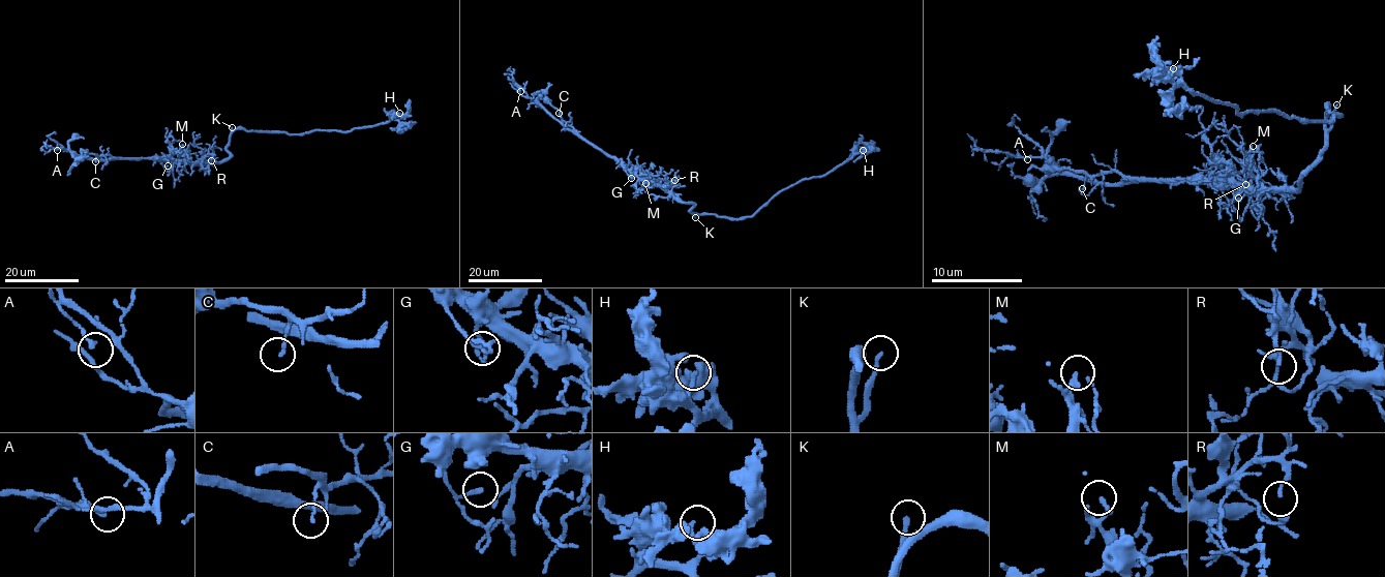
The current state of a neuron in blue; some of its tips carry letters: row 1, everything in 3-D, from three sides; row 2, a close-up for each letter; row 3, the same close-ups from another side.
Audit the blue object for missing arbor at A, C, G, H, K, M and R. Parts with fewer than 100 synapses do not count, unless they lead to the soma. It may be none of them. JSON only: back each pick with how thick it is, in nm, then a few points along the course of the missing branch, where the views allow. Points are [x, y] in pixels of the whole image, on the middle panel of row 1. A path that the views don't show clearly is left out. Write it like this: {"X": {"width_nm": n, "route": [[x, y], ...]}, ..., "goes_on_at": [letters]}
{"K": {"width_nm": 190}, "goes_on_at": ["K"]}

